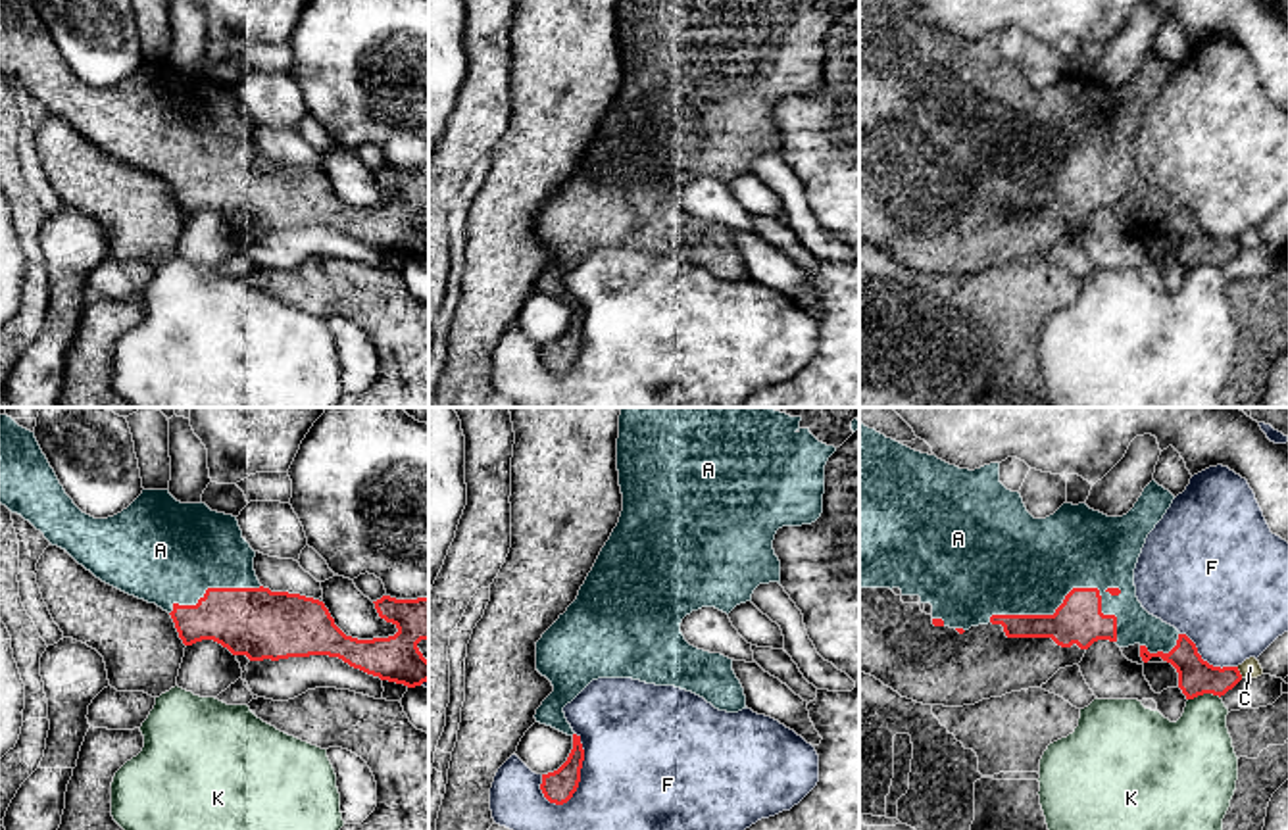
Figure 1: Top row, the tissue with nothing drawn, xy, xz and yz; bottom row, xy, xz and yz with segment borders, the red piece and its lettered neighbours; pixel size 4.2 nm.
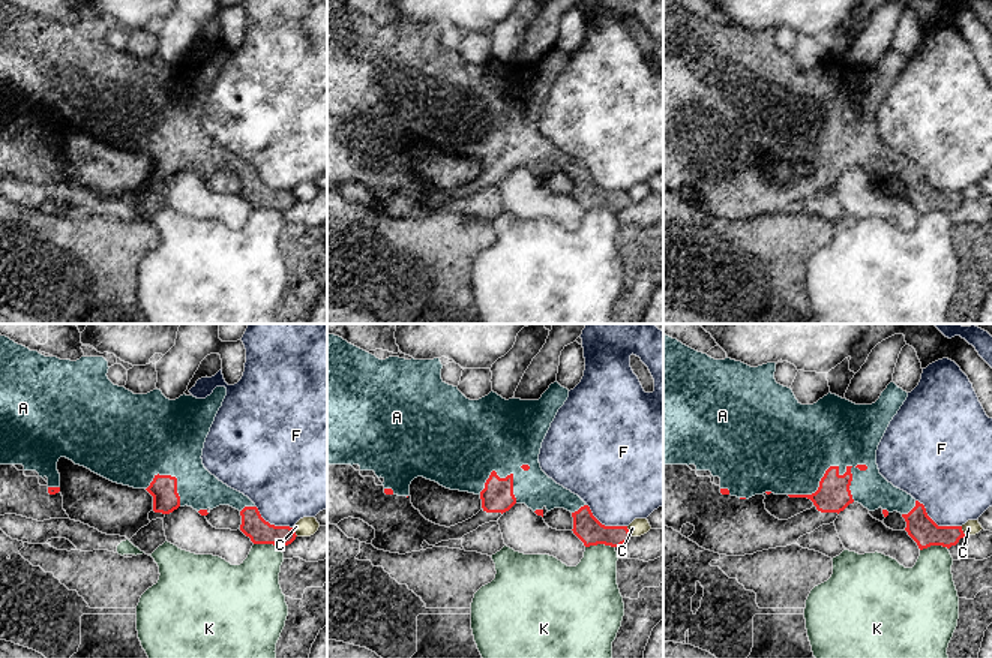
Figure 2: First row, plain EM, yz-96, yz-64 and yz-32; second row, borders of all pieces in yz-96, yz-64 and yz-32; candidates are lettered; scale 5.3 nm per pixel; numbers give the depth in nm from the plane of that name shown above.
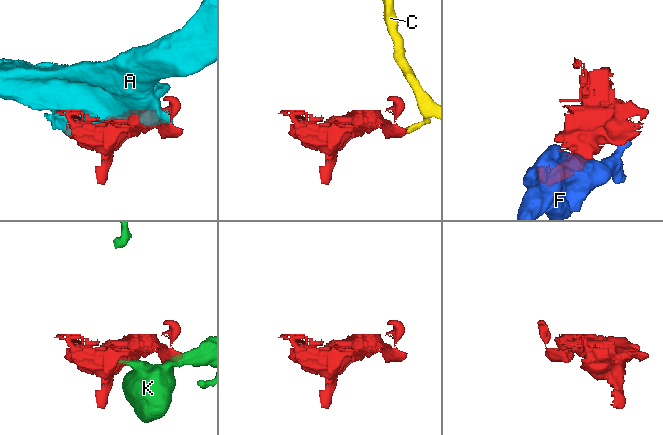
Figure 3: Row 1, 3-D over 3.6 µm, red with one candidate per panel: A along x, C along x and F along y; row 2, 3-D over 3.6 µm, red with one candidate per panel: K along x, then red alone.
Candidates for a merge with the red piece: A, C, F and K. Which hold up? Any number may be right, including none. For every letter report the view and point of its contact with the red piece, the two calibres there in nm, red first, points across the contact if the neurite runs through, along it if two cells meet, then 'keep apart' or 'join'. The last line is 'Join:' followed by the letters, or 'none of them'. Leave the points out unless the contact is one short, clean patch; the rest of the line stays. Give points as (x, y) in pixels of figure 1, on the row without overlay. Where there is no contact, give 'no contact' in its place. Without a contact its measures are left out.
A: meets red in yz at (1069, 162); 200 nm thick on the red side, 420 nm on the other; join
C: meets red in yz at (1238, 243); 160 nm thick on the red side, 80 nm on the other; border along yz (1237, 237), (1242, 246); keep apart
F: meets red in xz at (579, 342); 140 nm thick on the red side, 480 nm on the other; keep apart
K: meets red in yz at (1204, 262); 160 nm thick on the red side, 300 nm on the other; border along yz (1219, 266), (1198, 264), (1188, 269); keep apart
Join: A

